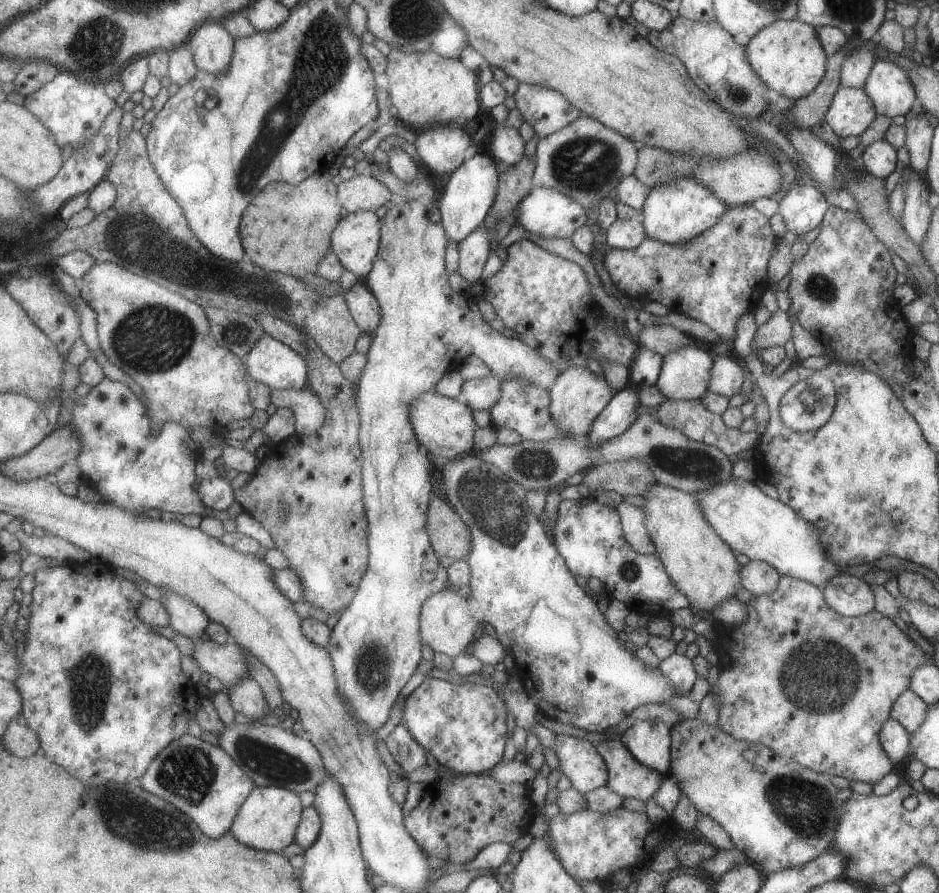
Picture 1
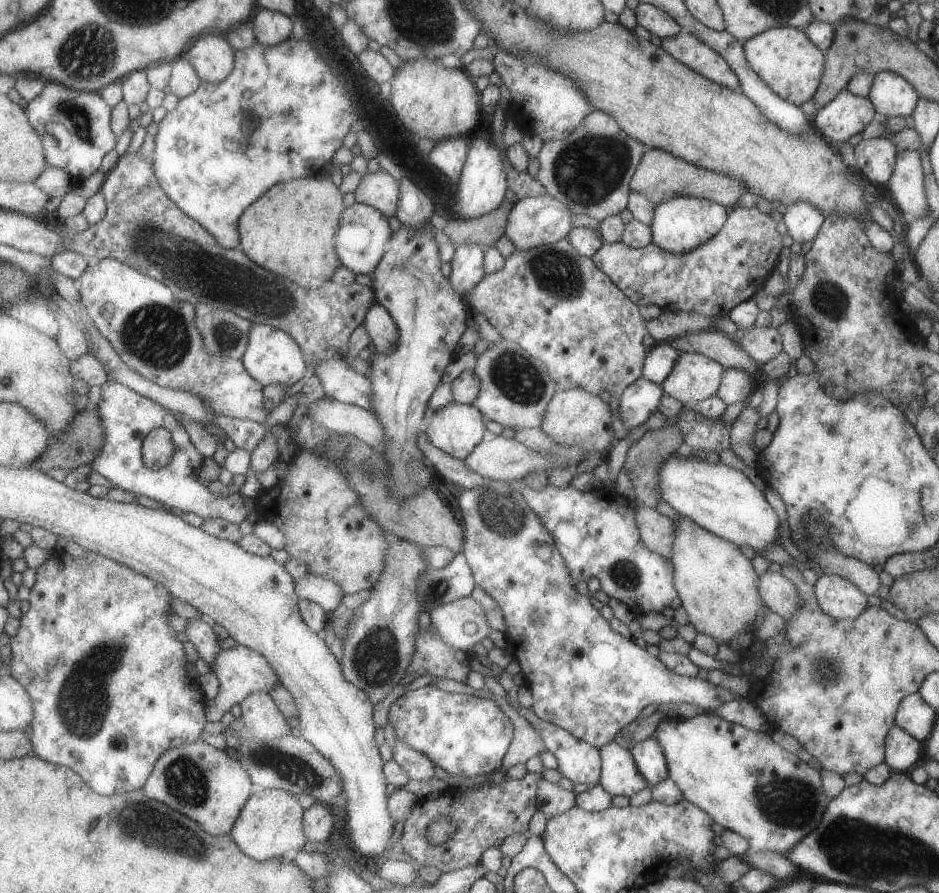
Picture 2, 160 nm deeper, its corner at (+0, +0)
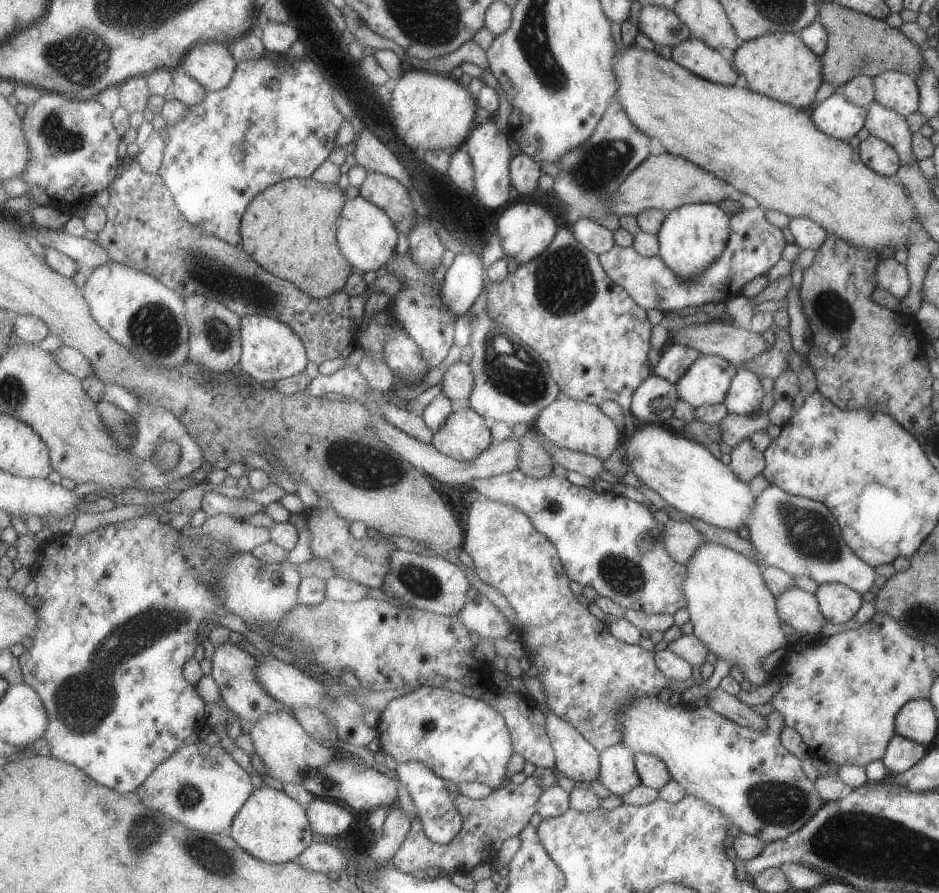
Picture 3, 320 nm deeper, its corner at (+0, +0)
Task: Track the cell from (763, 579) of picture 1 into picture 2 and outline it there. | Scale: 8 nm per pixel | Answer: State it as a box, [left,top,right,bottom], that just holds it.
[757,570,802,621]

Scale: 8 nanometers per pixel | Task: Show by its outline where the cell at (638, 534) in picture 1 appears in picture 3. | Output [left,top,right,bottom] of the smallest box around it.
[662,520,705,565]

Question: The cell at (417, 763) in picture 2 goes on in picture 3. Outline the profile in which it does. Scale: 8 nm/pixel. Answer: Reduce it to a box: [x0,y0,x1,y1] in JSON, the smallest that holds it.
[396,761,464,844]

